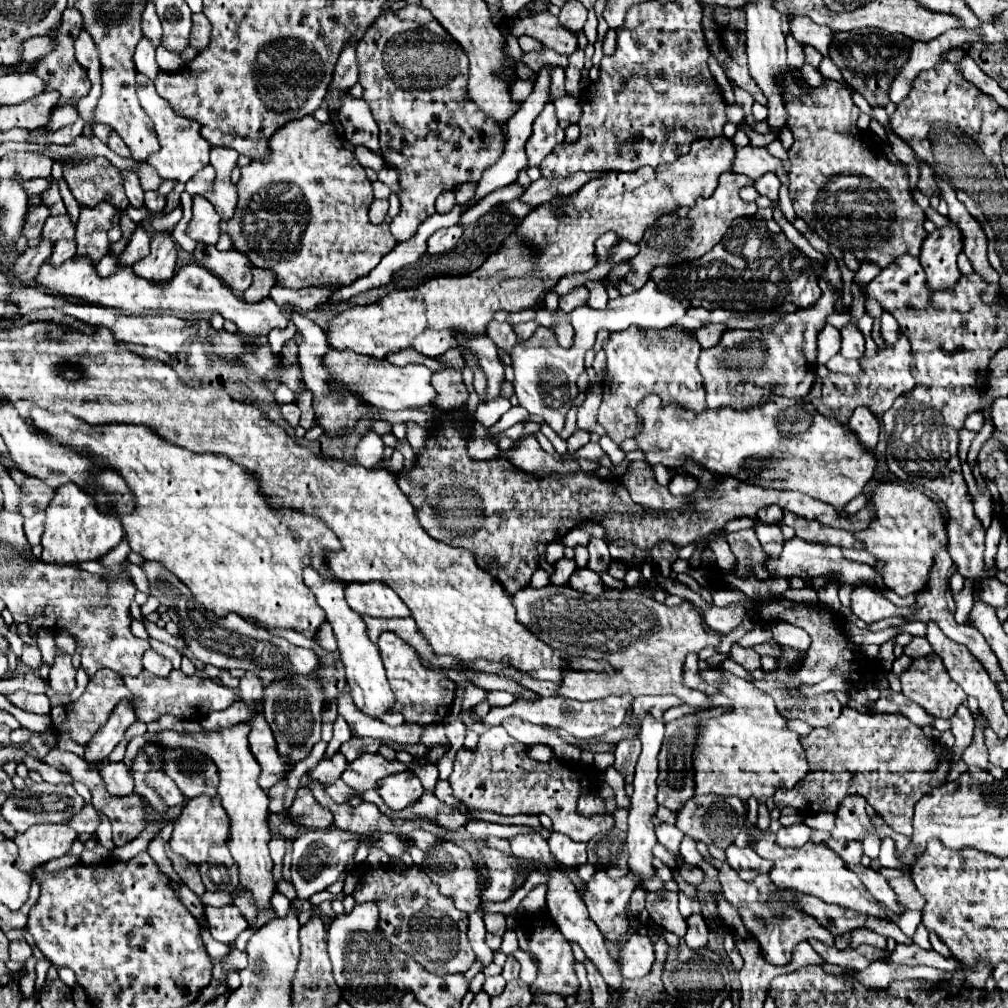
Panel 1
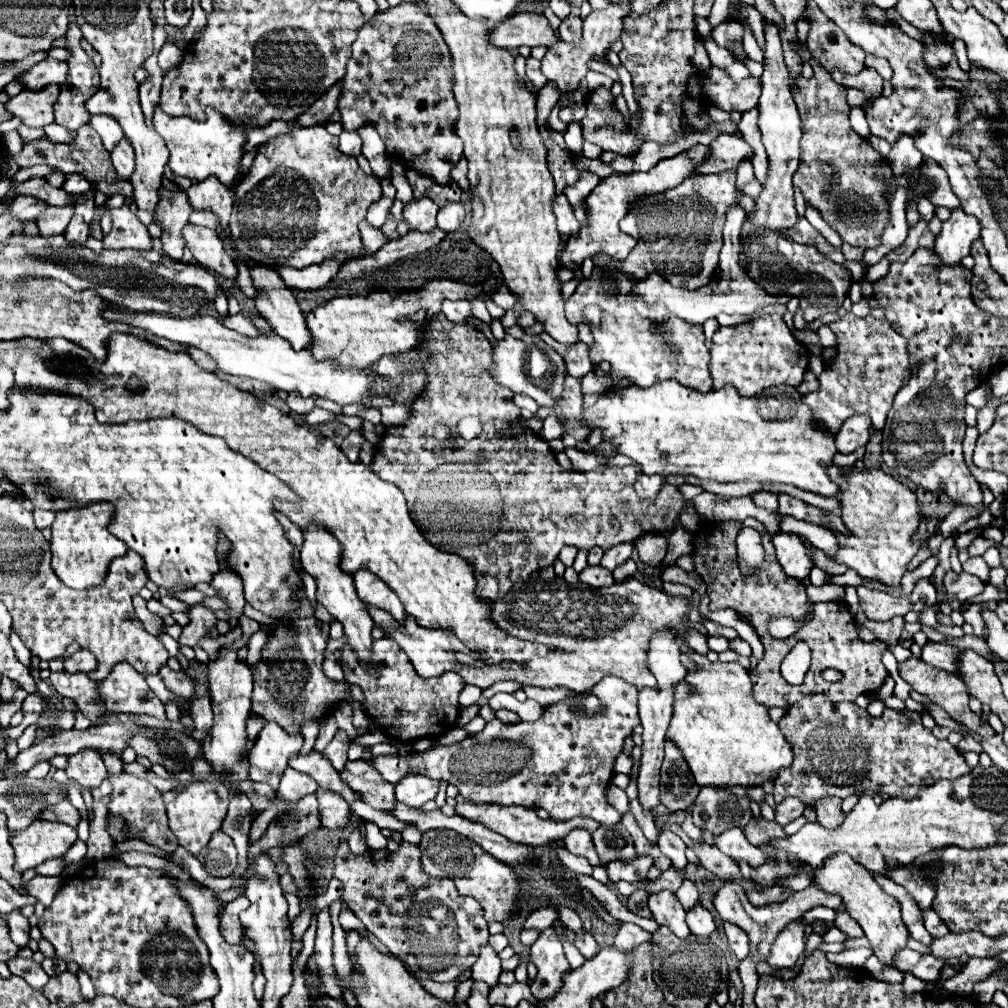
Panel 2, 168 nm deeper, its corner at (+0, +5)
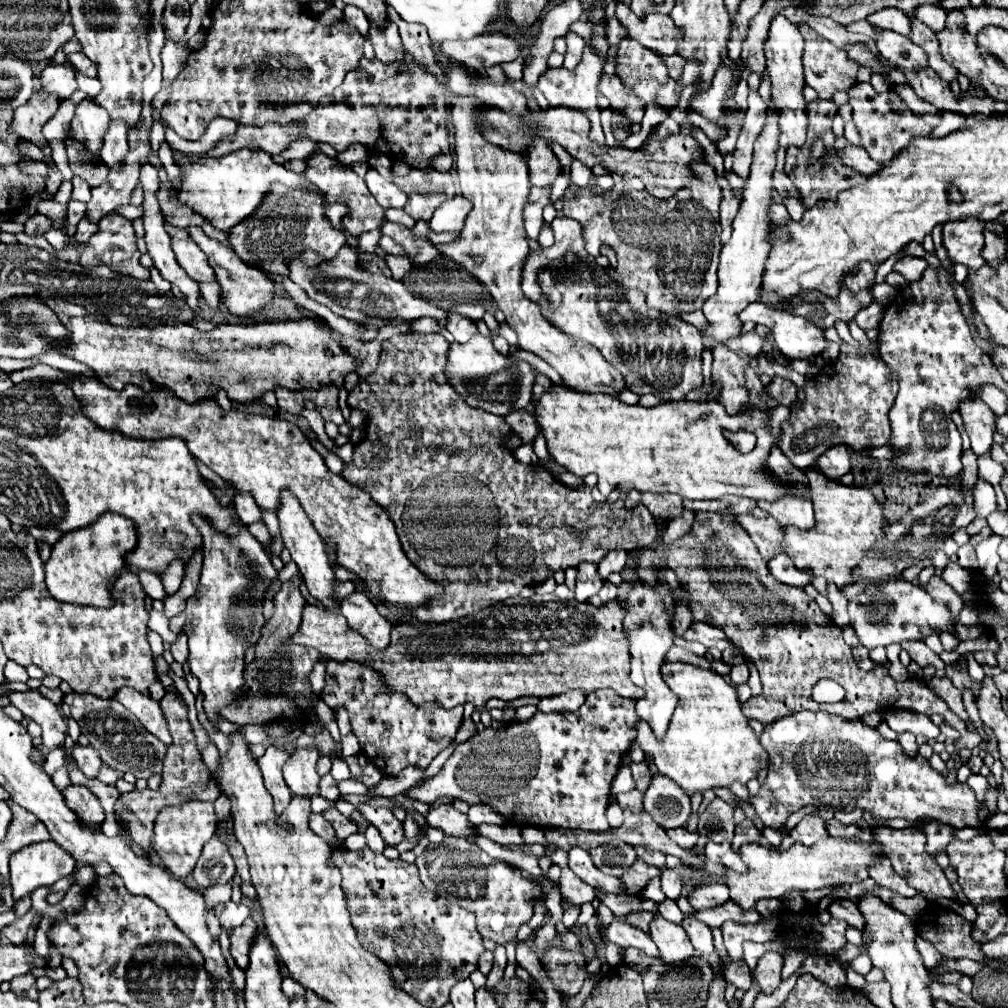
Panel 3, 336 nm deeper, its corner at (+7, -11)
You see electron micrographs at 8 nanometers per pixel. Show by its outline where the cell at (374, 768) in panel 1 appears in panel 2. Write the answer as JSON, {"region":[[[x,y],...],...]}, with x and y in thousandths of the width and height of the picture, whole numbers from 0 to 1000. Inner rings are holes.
{"region":[[[600,671],[586,687],[600,700],[598,710],[590,710],[590,714],[574,714],[574,710],[563,706],[563,698],[555,696],[543,700],[541,710],[533,716],[501,718],[489,712],[479,726],[471,728],[471,734],[447,740],[434,738],[422,746],[402,750],[370,750],[368,758],[388,778],[400,766],[420,766],[432,774],[443,774],[457,784],[461,780],[461,788],[457,789],[467,798],[541,802],[555,815],[582,810],[596,819],[610,819],[616,808],[602,798],[600,786],[618,736],[634,718],[632,685],[612,671]]]}

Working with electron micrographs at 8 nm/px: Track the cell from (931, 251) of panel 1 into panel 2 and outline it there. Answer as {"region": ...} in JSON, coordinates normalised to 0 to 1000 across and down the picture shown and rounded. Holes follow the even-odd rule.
{"region":[[[947,206],[943,216],[936,220],[926,248],[938,264],[947,264],[961,252],[963,240],[971,236],[971,230],[971,218],[957,212],[955,206]]]}

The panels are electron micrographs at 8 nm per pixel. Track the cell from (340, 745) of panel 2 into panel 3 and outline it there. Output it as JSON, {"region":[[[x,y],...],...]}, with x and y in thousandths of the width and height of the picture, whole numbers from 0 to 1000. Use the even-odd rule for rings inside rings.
{"region":[[[325,768],[325,770],[321,770],[319,774],[317,774],[317,778],[315,778],[315,782],[317,782],[317,790],[321,792],[321,794],[327,794],[327,796],[333,796],[335,792],[337,792],[337,786],[335,786],[335,782],[333,782],[333,776],[331,776],[331,772]]]}

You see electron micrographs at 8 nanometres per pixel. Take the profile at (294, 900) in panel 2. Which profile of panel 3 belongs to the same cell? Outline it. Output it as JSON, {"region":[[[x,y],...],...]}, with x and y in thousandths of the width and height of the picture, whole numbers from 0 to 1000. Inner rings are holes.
{"region":[[[282,970],[280,972],[280,982],[282,982],[282,986],[286,986],[286,990],[294,990],[294,988],[302,988],[302,980],[294,974],[294,972],[290,972],[290,970]]]}

